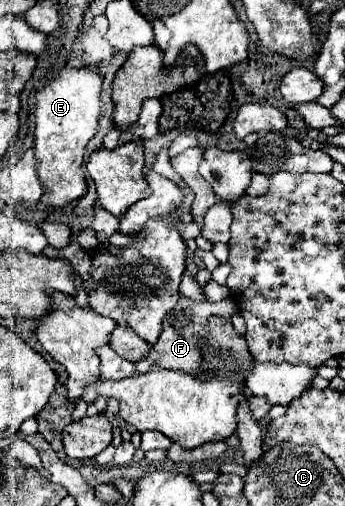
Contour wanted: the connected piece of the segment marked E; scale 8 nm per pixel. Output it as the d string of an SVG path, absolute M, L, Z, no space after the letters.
M70 67L62 69L44 89L36 95L36 173L42 183L42 203L64 207L78 201L86 193L86 179L82 171L84 149L88 141L96 135L98 115L100 115L100 85L98 67Z

